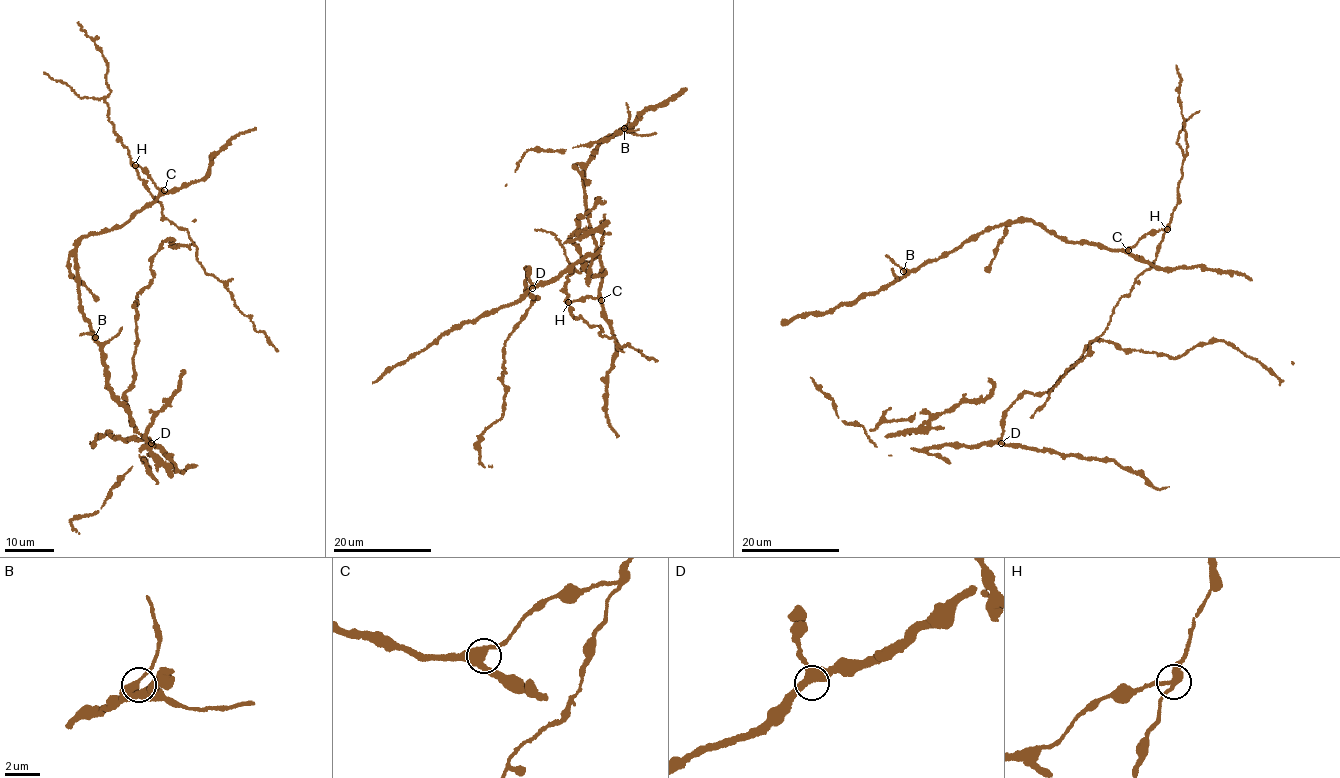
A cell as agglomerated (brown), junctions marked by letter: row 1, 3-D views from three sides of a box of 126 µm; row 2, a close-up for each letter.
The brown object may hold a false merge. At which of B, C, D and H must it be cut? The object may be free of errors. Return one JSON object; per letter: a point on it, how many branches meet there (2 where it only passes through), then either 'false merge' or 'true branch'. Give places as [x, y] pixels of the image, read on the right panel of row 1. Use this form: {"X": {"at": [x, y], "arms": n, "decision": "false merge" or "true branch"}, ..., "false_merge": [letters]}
{"B": {"at": [903, 271], "arms": 3, "decision": "true branch"}, "C": {"at": [1128, 250], "arms": 3, "decision": "true branch"}, "D": {"at": [1001, 443], "arms": 3, "decision": "true branch"}, "H": {"at": [1167, 229], "arms": 3, "decision": "false merge"}, "false_merge": ["H"]}

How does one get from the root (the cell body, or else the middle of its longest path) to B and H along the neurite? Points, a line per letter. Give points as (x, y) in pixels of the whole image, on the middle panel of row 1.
B: (598, 291), (602, 261), (588, 219), (584, 172), (596, 148), (624, 128)
H: (598, 291), (598, 298), (581, 297), (568, 302)

